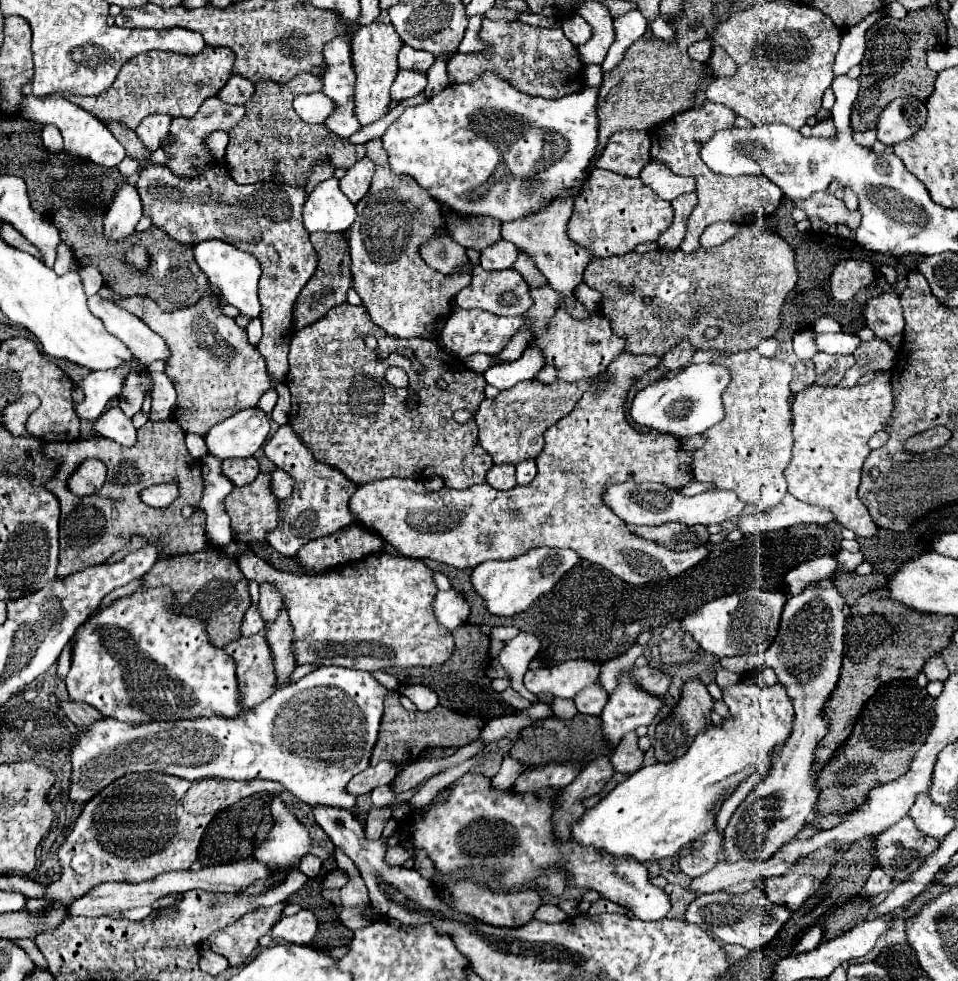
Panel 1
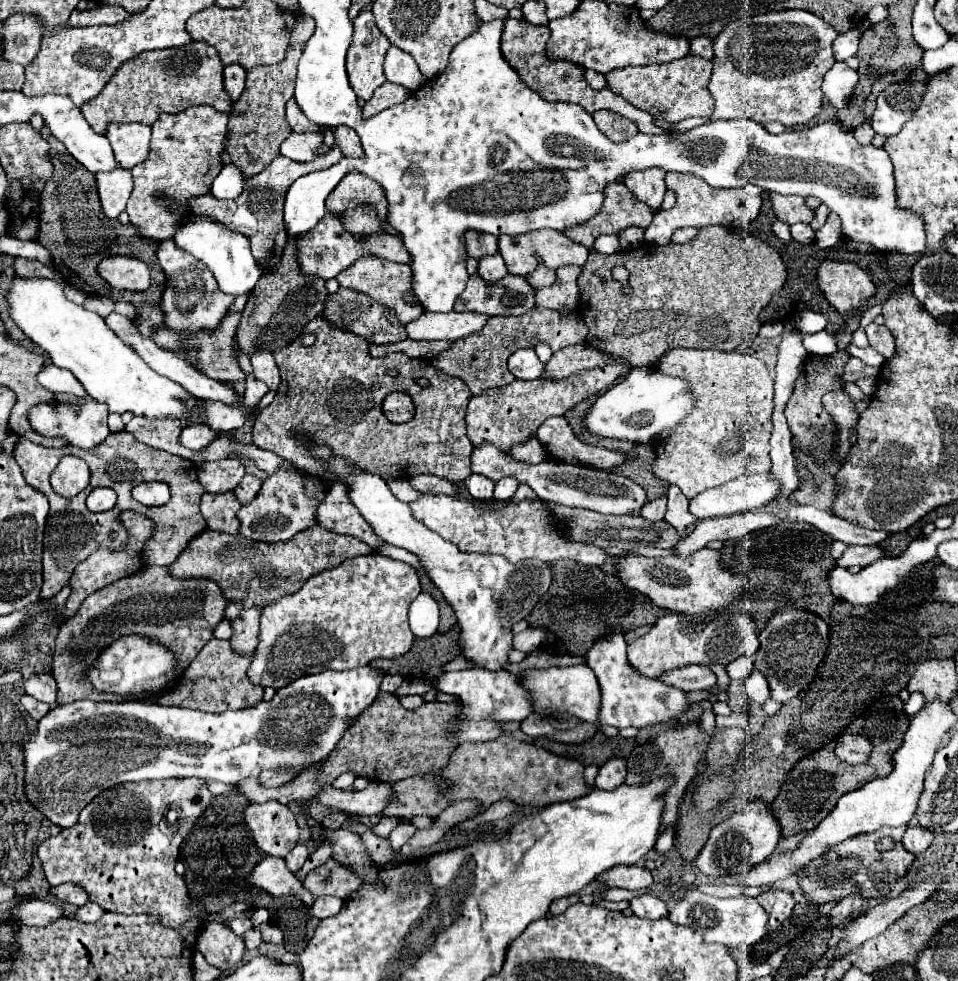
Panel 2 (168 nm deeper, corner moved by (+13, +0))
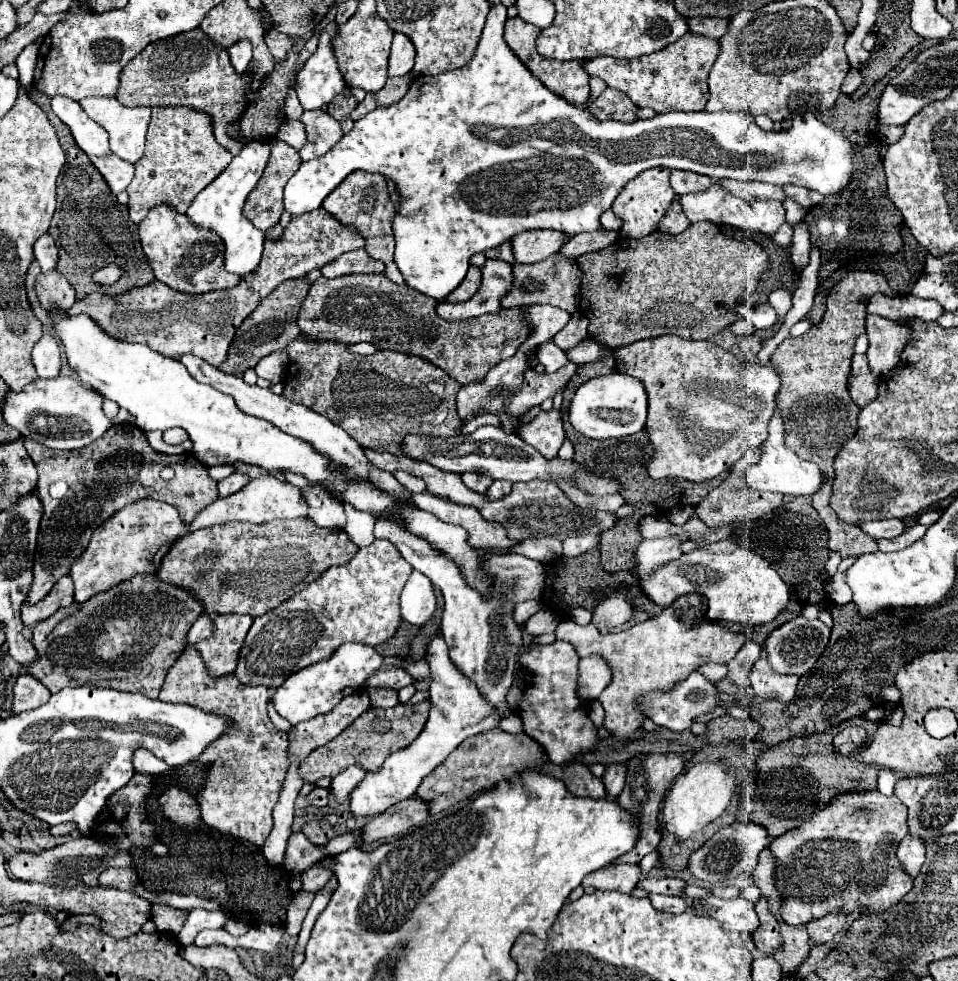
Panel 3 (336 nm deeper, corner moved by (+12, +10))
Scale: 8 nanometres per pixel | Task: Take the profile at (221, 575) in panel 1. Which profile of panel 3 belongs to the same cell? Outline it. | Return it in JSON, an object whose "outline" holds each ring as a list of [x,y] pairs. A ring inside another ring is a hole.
{"outline":[[[138,573],[118,587],[92,595],[84,603],[76,603],[58,609],[52,617],[34,627],[34,647],[38,651],[38,661],[30,665],[28,673],[48,687],[50,693],[58,693],[64,687],[94,685],[102,689],[132,691],[156,699],[168,669],[178,661],[186,649],[186,635],[192,623],[204,613],[202,601],[198,601],[190,589],[168,585],[160,581],[156,573]]]}

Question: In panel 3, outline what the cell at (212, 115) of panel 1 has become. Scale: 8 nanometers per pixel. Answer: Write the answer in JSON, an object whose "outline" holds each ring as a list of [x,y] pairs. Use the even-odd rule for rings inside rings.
{"outline":[[[154,107],[144,157],[134,163],[136,175],[126,189],[130,195],[130,219],[138,225],[146,219],[152,207],[164,203],[178,213],[186,213],[196,193],[214,181],[214,177],[218,177],[218,173],[222,173],[230,161],[232,155],[214,137],[210,113],[194,107]]]}

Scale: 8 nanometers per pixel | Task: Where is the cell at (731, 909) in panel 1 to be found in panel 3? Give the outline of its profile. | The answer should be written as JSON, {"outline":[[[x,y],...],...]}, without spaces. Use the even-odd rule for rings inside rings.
{"outline":[[[708,891],[706,897],[696,899],[688,911],[694,915],[704,915],[704,917],[712,917],[716,919],[724,931],[728,933],[740,933],[740,939],[744,941],[746,949],[750,951],[752,959],[765,956],[754,944],[752,935],[760,921],[758,921],[758,913],[754,909],[756,905],[750,903],[748,899],[744,899],[742,895],[736,899],[720,899],[716,895],[712,895]]]}

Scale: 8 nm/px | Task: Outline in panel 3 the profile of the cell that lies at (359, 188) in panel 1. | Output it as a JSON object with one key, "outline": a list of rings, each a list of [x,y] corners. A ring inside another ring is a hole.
{"outline":[[[354,171],[342,181],[342,185],[338,185],[338,189],[334,189],[326,197],[322,207],[328,213],[332,213],[334,217],[338,217],[342,223],[356,225],[356,229],[366,239],[366,251],[370,253],[370,257],[384,261],[386,265],[385,275],[394,283],[406,286],[401,272],[393,261],[394,235],[392,235],[392,219],[396,215],[396,209],[394,209],[394,205],[390,201],[386,177],[382,177],[378,173],[372,175],[372,173]]]}

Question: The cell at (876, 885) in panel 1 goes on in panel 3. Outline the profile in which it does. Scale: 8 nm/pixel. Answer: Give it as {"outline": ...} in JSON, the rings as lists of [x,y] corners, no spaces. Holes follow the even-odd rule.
{"outline":[[[838,911],[838,913],[830,913],[824,915],[820,919],[814,919],[808,923],[808,935],[816,941],[816,943],[826,943],[830,941],[846,923],[846,913]]]}

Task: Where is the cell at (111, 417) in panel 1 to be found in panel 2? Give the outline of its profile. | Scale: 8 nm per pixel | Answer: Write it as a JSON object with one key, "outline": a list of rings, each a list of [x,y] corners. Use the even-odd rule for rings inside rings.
{"outline":[[[85,401],[85,403],[37,403],[33,409],[29,409],[29,425],[35,433],[45,437],[61,437],[67,441],[67,445],[79,447],[79,449],[91,449],[105,441],[105,437],[111,433],[107,427],[107,407],[105,403],[97,401]]]}

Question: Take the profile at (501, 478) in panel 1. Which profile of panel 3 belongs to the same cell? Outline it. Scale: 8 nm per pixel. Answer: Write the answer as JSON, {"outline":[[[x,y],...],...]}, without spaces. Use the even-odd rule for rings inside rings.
{"outline":[[[462,473],[462,481],[468,489],[478,491],[478,493],[486,493],[488,487],[492,485],[492,479],[486,475],[480,475],[480,473]]]}

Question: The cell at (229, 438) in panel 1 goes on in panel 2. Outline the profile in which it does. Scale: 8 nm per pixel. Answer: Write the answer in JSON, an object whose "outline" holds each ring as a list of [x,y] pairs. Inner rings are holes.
{"outline":[[[191,425],[191,427],[183,427],[181,435],[179,435],[179,443],[187,449],[199,451],[203,447],[207,447],[213,439],[217,437],[217,433],[211,427],[203,427],[203,425]]]}

